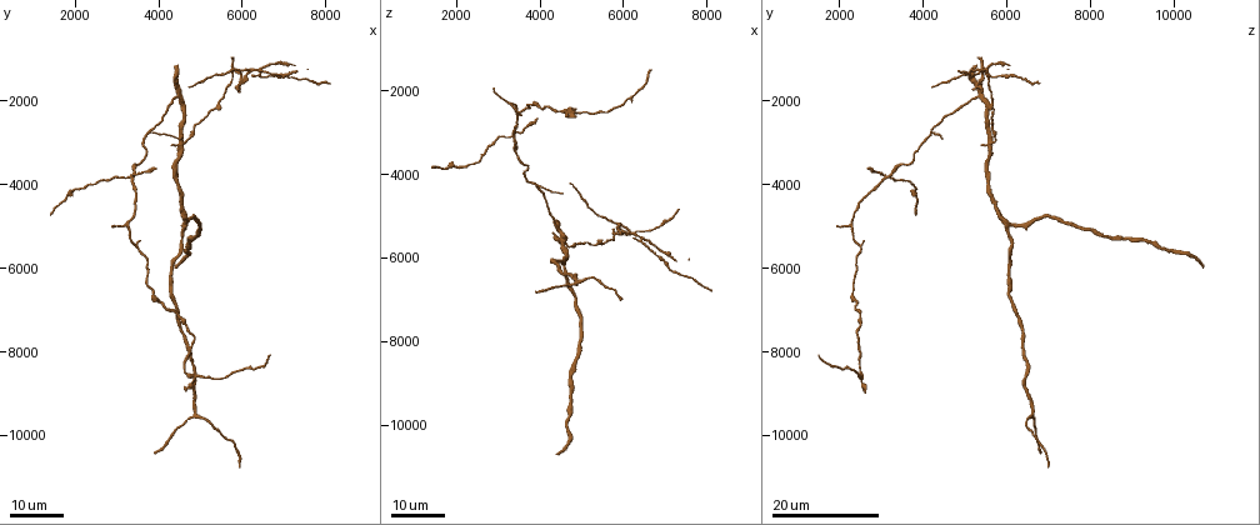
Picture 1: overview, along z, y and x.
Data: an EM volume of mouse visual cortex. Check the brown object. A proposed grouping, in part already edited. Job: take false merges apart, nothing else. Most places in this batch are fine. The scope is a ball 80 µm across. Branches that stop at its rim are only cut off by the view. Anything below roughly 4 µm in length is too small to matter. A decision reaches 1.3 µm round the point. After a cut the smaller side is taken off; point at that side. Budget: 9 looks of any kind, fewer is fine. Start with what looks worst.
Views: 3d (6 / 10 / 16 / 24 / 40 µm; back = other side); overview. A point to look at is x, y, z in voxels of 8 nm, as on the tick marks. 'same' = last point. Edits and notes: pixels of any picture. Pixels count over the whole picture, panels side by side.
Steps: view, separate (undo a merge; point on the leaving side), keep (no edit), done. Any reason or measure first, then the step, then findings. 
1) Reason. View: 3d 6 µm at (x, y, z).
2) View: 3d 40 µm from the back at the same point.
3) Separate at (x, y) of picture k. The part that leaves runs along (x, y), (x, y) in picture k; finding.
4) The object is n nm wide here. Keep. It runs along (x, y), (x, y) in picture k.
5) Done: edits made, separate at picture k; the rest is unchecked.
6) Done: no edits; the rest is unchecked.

Four-way junction. View: 3d 16 µm at (3300, 3750, 3100).

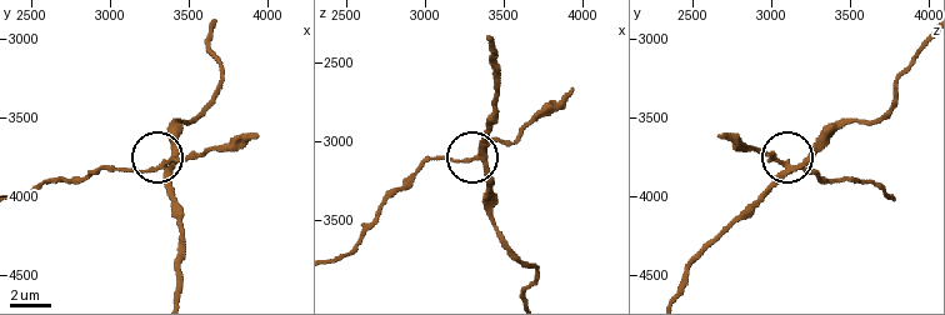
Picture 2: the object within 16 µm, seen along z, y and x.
View: 3d 6 µm at (3320, 3800, 3120).

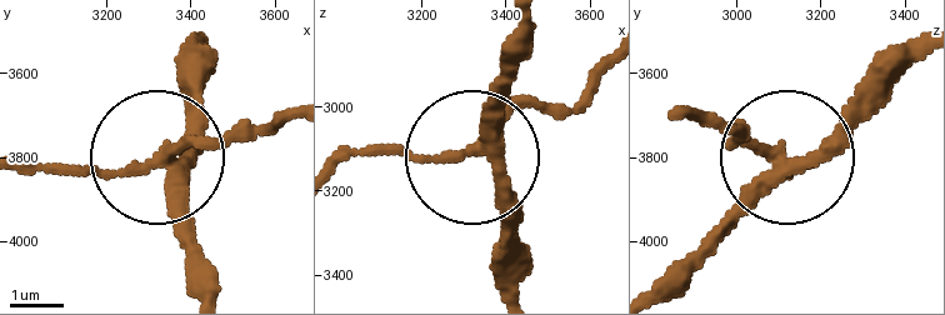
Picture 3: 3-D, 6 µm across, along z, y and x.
Separate at (234, 139) of picture 3. The part that leaves runs along (159, 163), (124, 176), (29, 171) in picture 3; a second neuron is stuck on.

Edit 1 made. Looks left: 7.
View: overview.

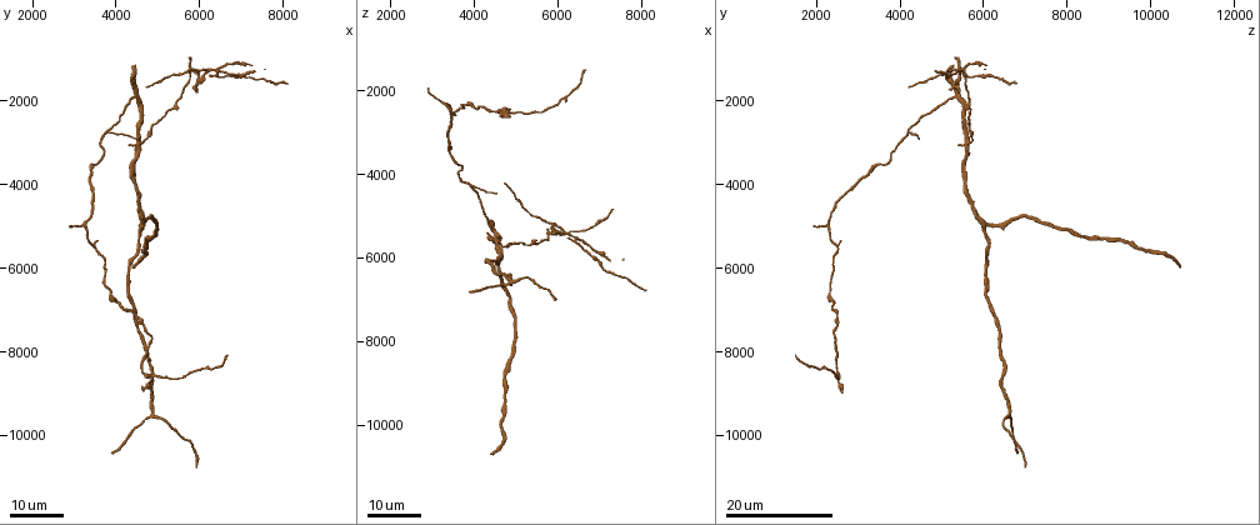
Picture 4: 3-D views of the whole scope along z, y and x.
View: 3d 16 µm at (4600, 2950, 5650).

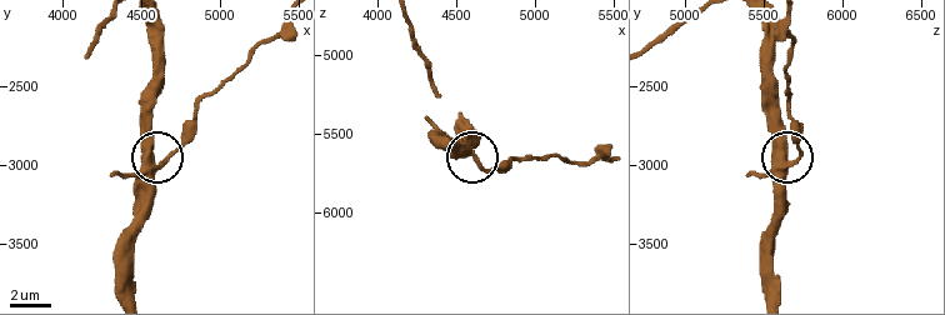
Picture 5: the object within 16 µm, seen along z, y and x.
View: 3d 10 µm at (4600, 3020, 5680).

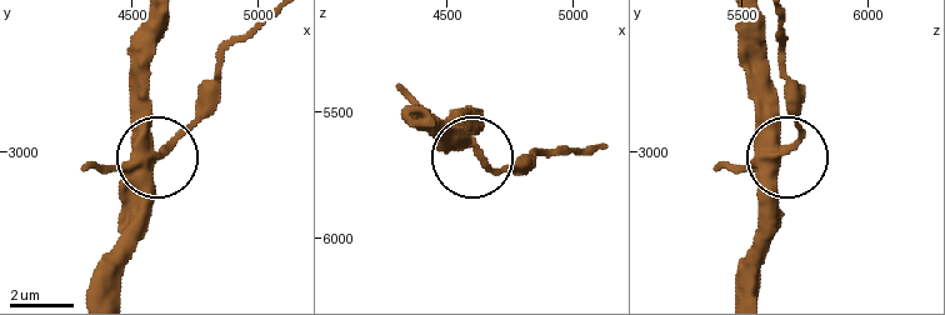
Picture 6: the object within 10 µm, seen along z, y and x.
Separate at (103, 174) of picture 6. The part that leaves runs along (145, 164), (194, 123), (220, 59), (258, 21) in picture 6; a second neuron is stuck on.

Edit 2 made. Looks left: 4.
View: overview.

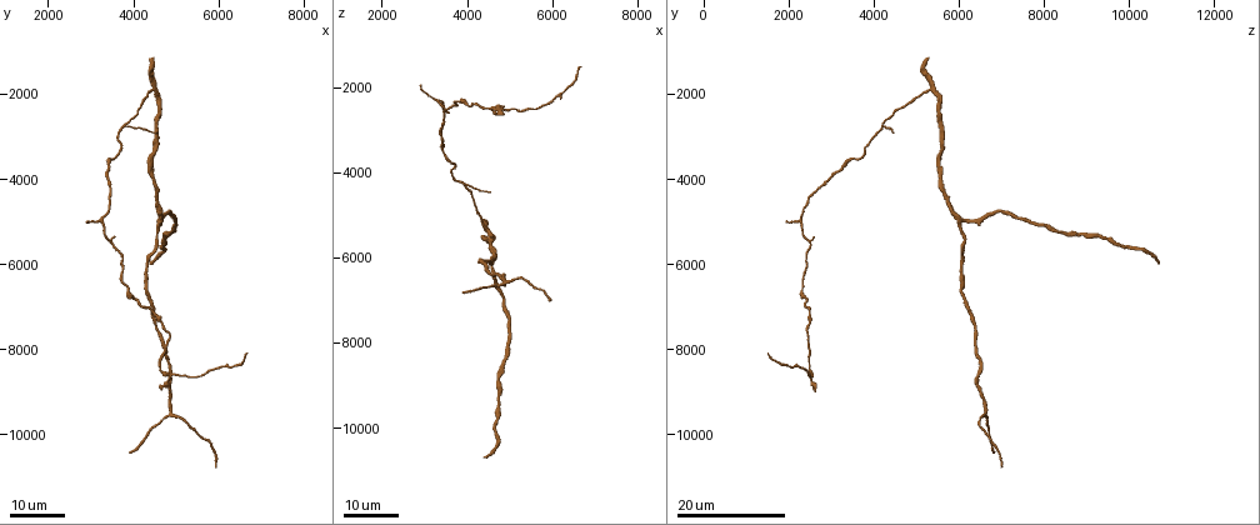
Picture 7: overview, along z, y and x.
Arms part here. View: 3d 24 µm at (4450, 1850, 5350).

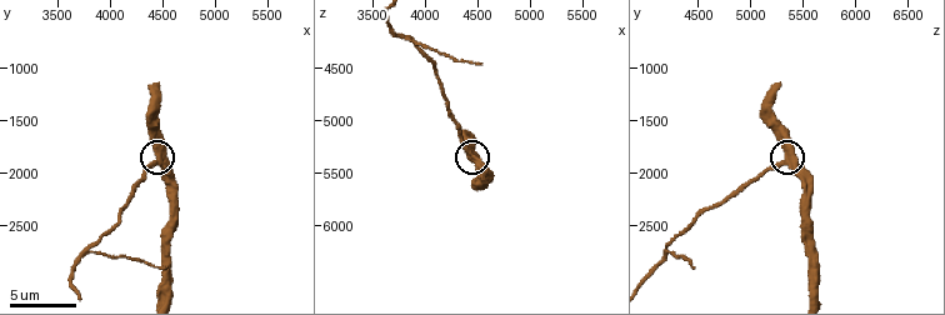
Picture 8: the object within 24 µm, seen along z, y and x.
View: 3d 10 µm at (4500, 1820, 5380).

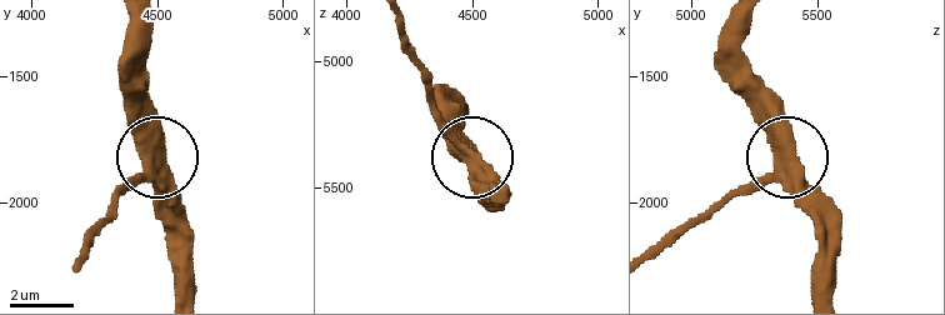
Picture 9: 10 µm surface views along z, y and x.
Keep. It runs along (79, 264), (119, 194), (151, 160), (146, 65) in picture 9; one neuron here.

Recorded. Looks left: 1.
Done: edits made, separate at picture 3, separate at picture 6; the rest is unchecked.

